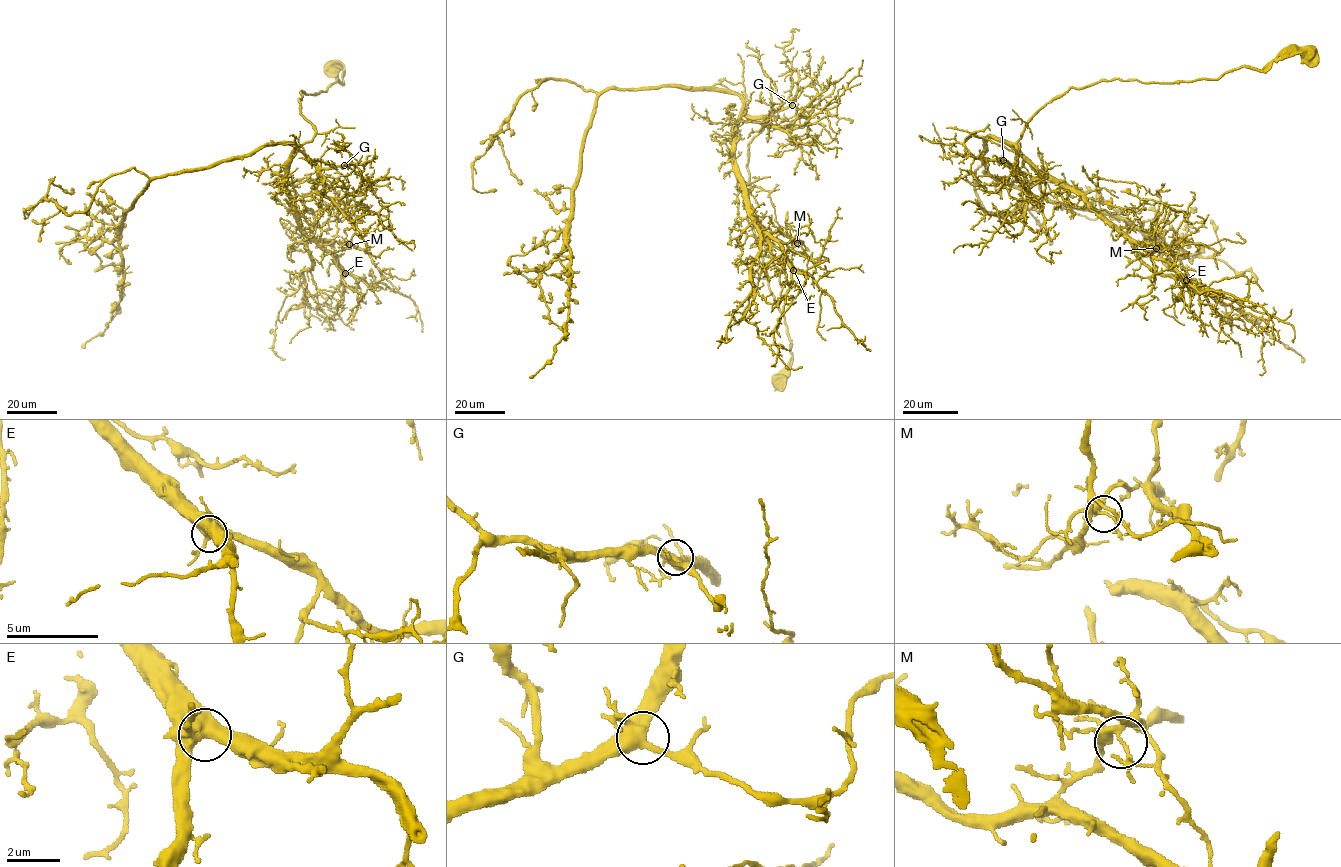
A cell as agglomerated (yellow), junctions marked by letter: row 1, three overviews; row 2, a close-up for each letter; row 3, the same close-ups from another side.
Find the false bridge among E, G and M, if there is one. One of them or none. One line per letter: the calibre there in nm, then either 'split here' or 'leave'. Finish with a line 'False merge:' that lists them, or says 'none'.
E: 500 nm thick; leave
G: 480 nm thick; leave
M: 200 nm thick; split here
False merge: M

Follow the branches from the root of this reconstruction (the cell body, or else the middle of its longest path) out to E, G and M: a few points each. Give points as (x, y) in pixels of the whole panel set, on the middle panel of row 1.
E: (781, 380), (791, 341), (748, 202), (748, 144), (763, 126), (742, 115), (734, 173), (744, 203), (793, 270)
G: (781, 380), (792, 360), (791, 341), (748, 202), (748, 144), (763, 126), (747, 117), (792, 105)
M: (781, 380), (791, 341), (748, 202), (763, 126), (742, 115), (746, 208), (773, 245), (797, 243)

